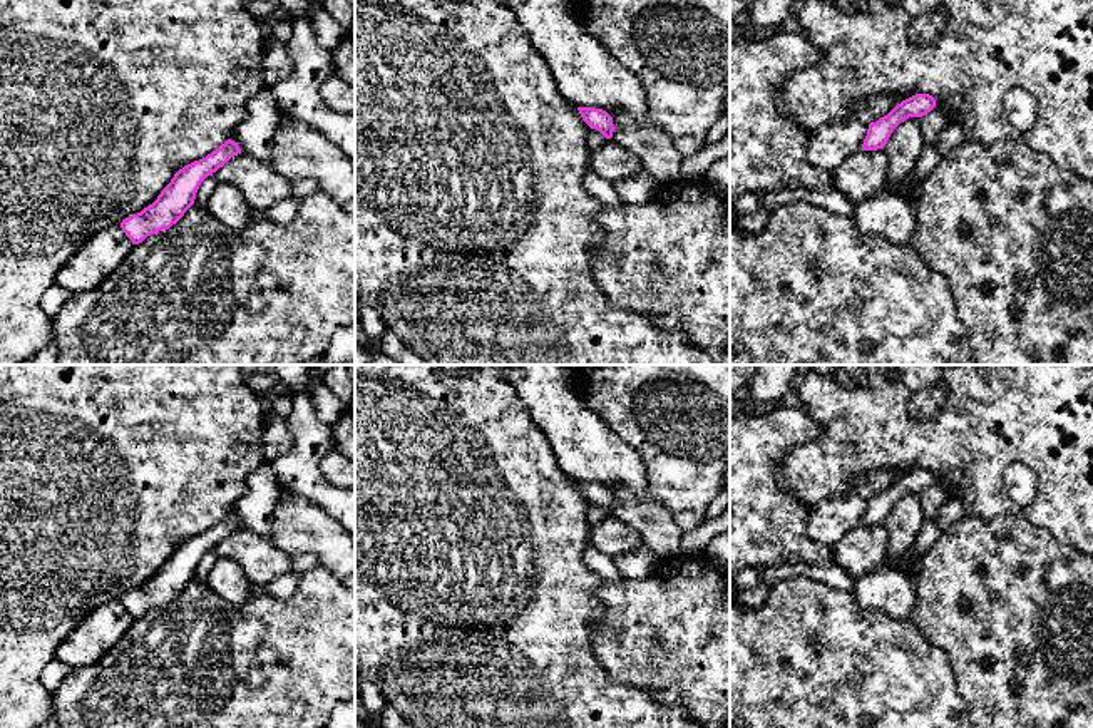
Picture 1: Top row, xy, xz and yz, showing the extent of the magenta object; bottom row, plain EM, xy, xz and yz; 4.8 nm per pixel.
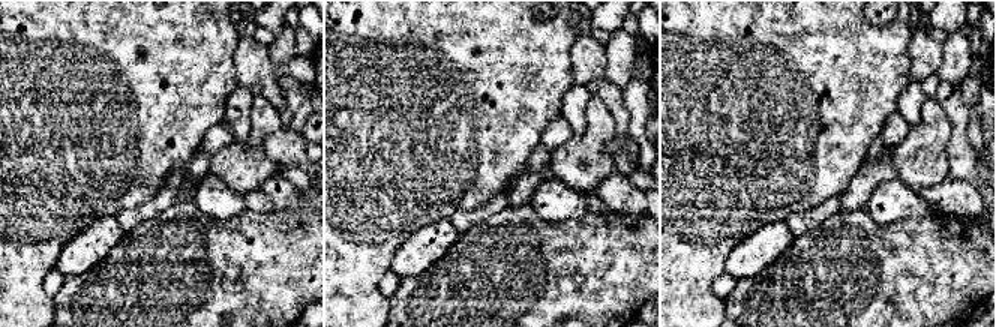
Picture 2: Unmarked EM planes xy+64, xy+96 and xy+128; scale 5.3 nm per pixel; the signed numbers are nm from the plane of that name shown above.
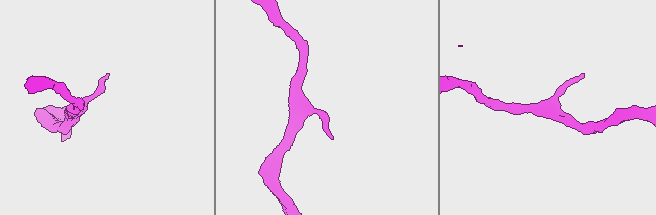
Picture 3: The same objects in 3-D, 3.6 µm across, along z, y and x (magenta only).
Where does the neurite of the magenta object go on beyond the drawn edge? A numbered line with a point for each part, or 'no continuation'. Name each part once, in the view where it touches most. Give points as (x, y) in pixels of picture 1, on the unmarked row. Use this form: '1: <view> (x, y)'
no continuation

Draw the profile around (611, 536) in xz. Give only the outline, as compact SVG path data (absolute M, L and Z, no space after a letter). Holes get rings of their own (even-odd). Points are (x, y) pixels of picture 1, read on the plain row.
M606 514L596 527L589 527L589 546L611 557L618 557L634 552L643 546L643 541L633 527L613 514Z

